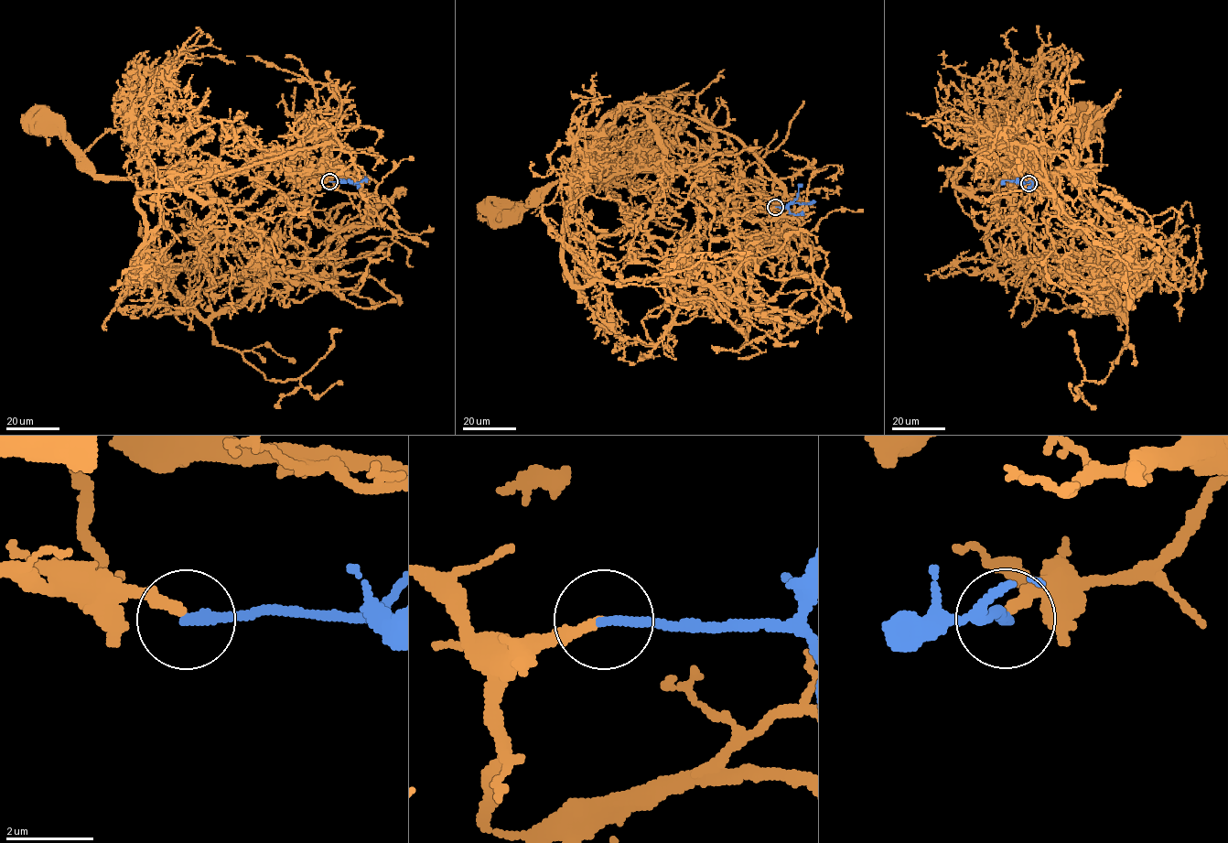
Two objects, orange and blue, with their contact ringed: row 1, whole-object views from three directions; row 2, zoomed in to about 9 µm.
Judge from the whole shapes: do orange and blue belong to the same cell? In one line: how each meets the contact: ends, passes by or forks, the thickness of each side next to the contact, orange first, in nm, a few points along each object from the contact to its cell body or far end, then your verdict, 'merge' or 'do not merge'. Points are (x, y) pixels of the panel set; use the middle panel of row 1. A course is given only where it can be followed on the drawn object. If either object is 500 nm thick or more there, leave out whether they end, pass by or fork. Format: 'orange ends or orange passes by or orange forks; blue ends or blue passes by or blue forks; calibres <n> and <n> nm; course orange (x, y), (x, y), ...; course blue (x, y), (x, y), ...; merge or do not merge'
orange ends; blue ends; calibres 220 and 220 nm; course orange (776, 207), (766, 221), (749, 221), (695, 171), (673, 168), (564, 177), (536, 206), (500, 214); course blue (776, 207), (791, 203), (796, 198), (798, 186), (802, 185); do not merge

